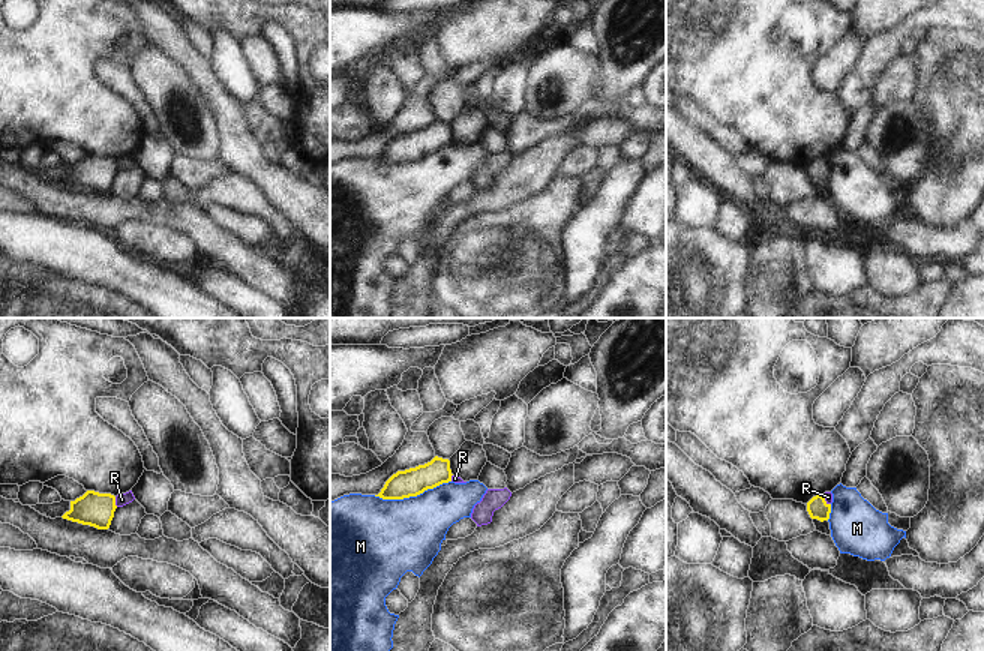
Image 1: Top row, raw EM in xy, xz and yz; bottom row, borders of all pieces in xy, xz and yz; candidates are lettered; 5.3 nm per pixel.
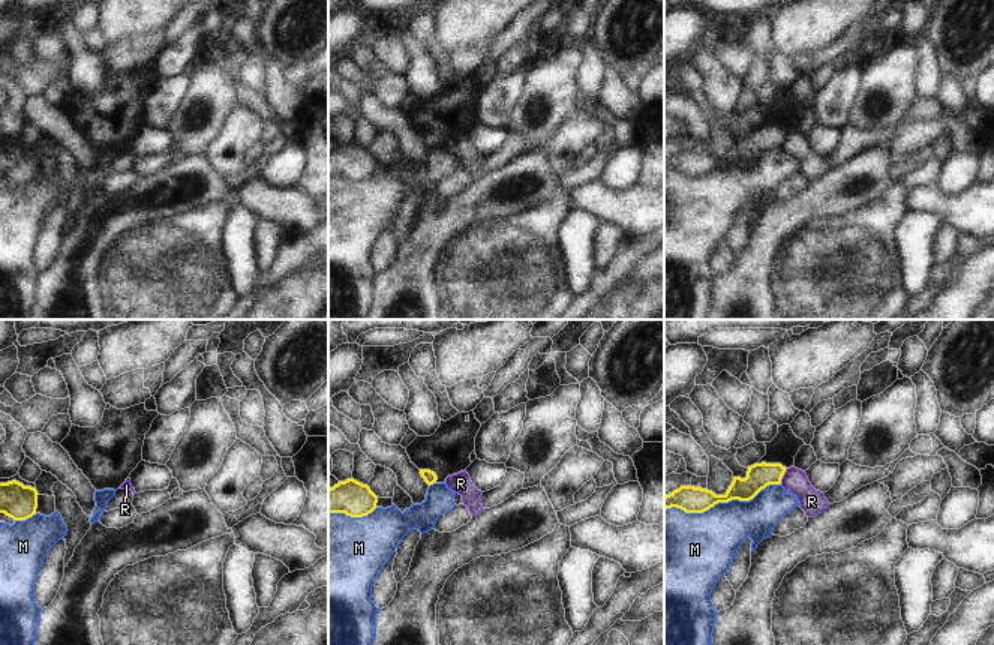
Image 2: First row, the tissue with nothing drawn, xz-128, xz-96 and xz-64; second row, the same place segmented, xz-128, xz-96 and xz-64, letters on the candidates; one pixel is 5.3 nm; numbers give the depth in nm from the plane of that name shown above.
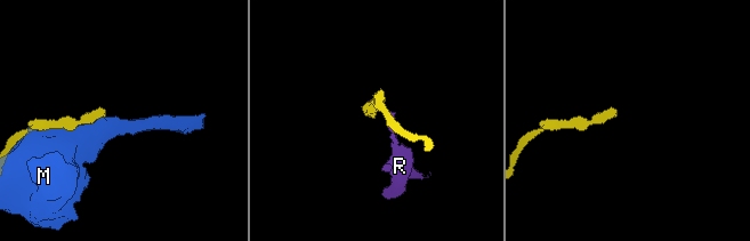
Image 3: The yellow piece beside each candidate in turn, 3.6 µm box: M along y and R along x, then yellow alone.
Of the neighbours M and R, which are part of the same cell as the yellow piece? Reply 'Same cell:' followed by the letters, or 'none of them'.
Same cell: none of them.

